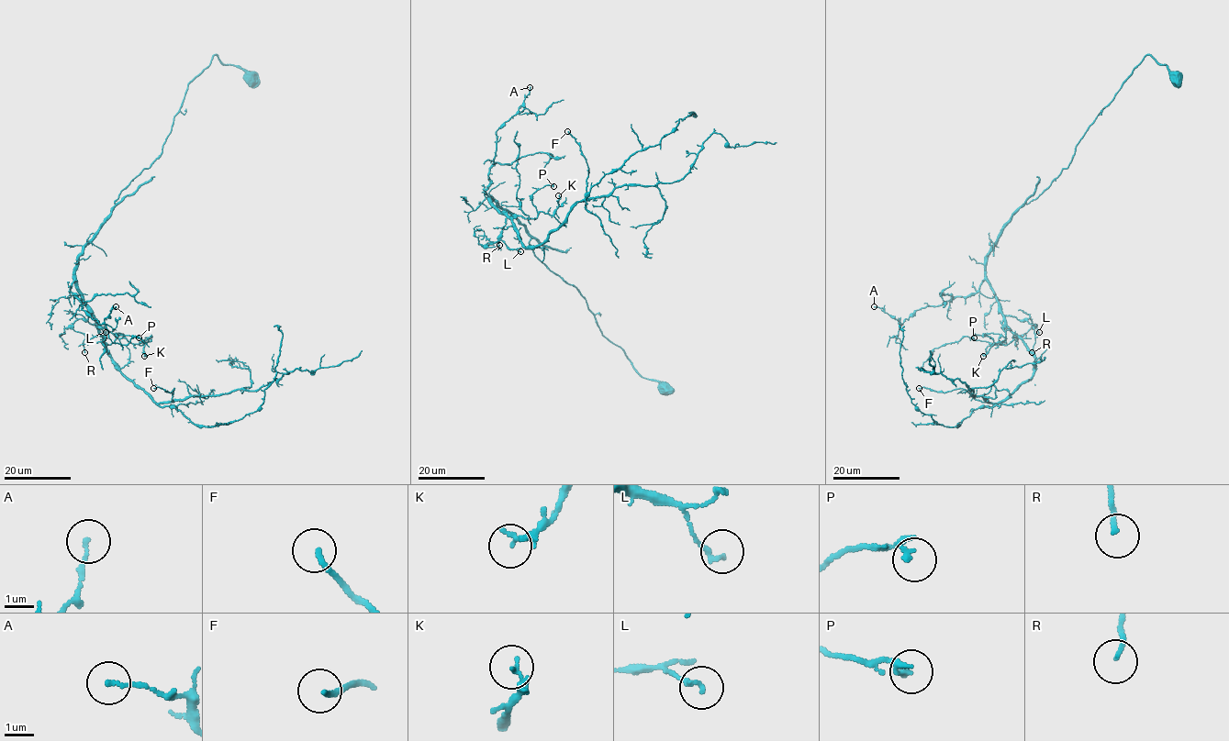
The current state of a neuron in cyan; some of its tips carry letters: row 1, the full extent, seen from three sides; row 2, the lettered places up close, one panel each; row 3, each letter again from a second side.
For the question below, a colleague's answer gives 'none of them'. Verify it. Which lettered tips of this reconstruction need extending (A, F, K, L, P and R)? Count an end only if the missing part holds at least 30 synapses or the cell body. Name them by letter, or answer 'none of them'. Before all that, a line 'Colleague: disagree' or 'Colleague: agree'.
Colleague: agree
none of them

